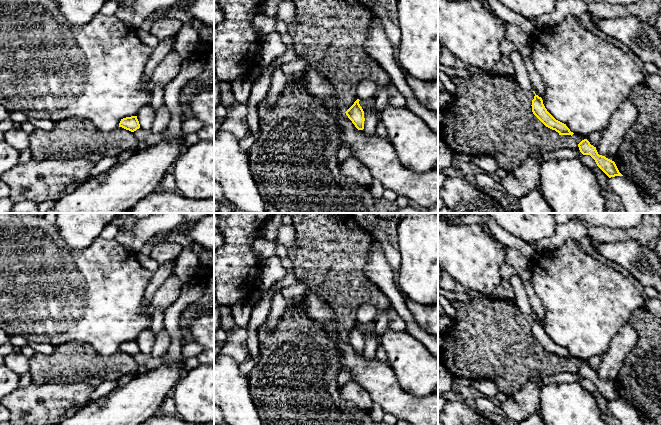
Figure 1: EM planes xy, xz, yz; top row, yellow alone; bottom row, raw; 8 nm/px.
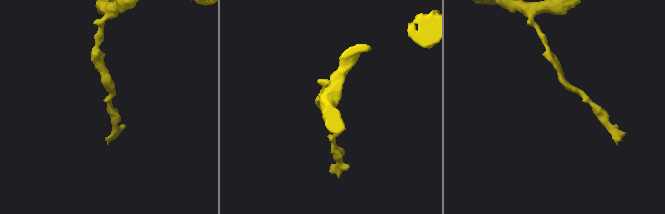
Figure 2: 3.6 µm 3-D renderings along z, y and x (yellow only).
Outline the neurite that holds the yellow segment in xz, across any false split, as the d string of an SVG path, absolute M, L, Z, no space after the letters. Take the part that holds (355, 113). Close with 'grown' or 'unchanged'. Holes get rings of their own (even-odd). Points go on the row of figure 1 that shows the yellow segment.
M357 99L345 113L358 130L363 130L365 118L364 111L360 106L359 101L360 100Z | unchanged

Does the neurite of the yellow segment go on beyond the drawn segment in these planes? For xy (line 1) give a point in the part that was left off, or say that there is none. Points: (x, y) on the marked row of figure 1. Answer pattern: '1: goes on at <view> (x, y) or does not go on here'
1: does not go on here

